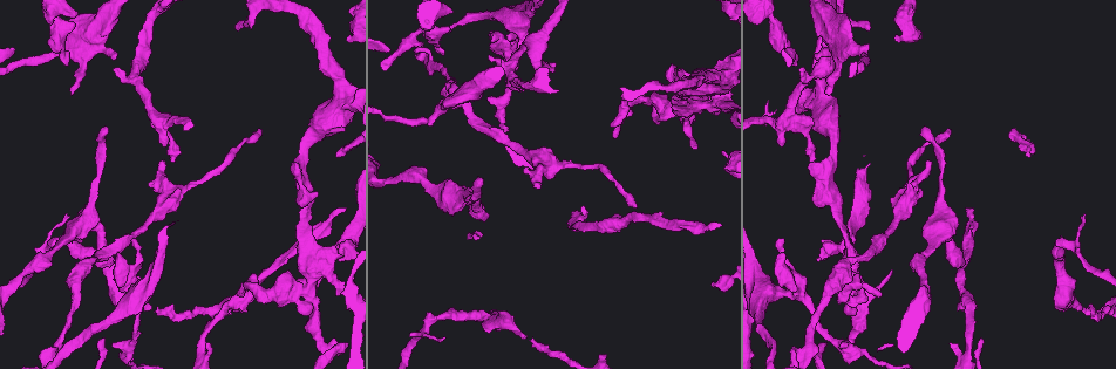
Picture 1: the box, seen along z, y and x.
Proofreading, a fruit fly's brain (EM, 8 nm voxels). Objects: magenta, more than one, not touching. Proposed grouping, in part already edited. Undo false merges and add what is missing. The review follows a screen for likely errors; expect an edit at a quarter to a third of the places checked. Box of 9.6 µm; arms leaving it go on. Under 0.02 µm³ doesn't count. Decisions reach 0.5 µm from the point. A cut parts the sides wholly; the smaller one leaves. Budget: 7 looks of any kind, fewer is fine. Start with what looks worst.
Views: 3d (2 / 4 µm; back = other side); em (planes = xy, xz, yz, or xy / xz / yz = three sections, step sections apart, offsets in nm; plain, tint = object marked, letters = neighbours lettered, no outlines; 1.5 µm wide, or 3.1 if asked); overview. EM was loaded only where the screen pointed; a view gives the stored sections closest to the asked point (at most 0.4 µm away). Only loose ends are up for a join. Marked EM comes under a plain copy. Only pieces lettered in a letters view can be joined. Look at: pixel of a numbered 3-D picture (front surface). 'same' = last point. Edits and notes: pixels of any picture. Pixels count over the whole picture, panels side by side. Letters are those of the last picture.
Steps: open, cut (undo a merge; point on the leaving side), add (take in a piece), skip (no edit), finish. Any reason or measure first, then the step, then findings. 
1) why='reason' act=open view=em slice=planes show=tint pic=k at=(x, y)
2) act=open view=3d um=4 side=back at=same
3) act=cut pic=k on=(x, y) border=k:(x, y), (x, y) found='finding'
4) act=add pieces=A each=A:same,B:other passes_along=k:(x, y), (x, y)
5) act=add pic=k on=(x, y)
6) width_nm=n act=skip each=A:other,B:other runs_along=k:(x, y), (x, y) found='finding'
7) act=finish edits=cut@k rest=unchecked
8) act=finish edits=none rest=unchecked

why='an open end' act=open view=3d um=4 side=back pic=1 at=(442, 106)

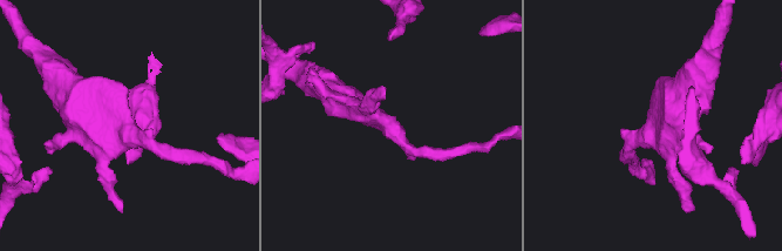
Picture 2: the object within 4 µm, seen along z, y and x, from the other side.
why='shape alone is not enough' act=open view=em slice=planes show=letters pic=2 at=(650, 108)

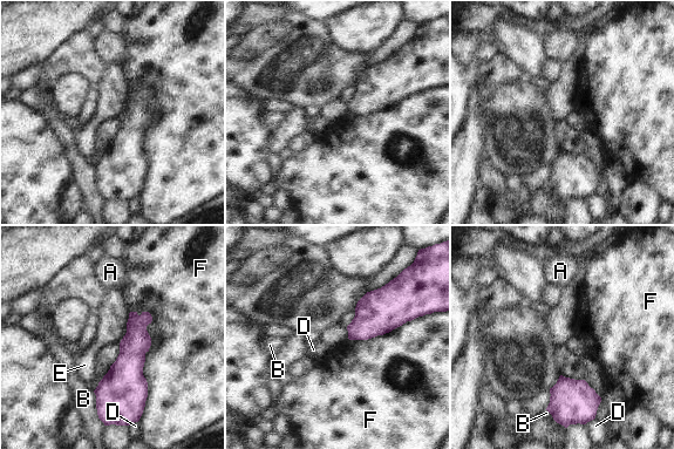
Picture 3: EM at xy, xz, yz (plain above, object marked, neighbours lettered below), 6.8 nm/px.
act=skip each=A:other,B:other,D:other,E:other,F:other border=3:(148, 311), (147, 400), (138, 419) found='none of them fits'

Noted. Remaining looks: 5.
act=open view=3d um=2 pic=1 at=(341, 354)

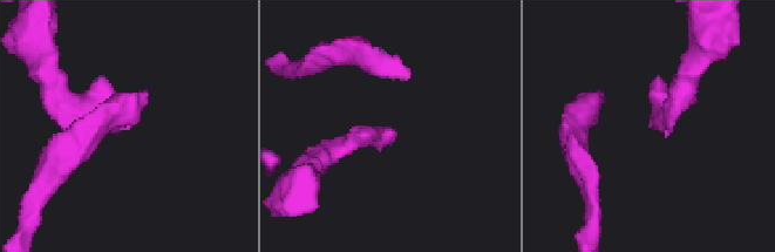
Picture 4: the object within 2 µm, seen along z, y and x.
act=open view=em slice=xz step=4 show=tint pic=4 at=(394, 139)

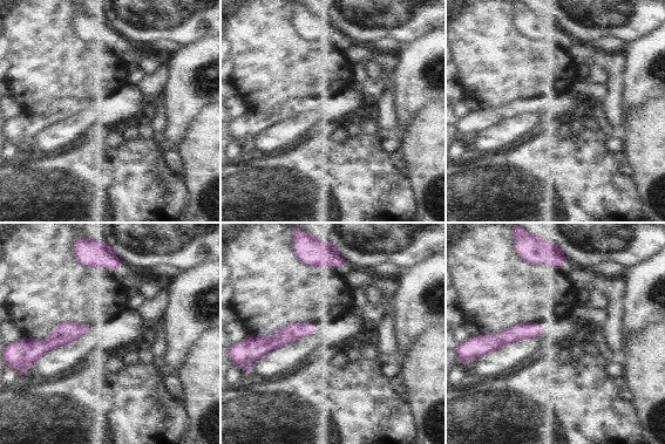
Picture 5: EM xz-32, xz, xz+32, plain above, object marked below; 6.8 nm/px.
act=open view=em slice=xz step=4 show=letters at=same

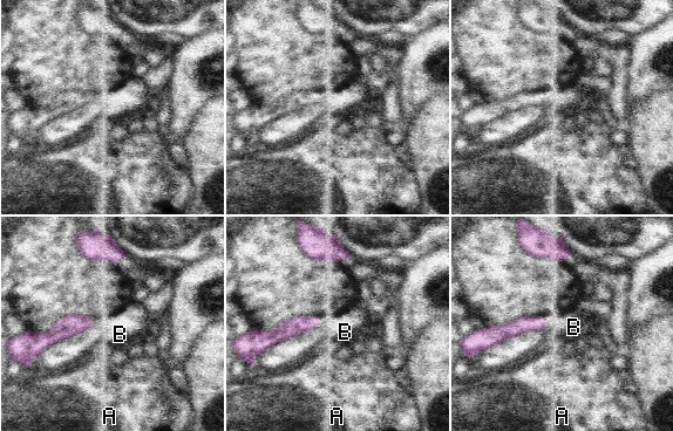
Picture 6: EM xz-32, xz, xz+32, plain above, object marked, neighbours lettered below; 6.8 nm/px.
act=skip each=A:other,B:other found='none of them fits'

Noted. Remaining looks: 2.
why='abrupt turn' act=open view=3d um=4 pic=1 at=(1063, 242)

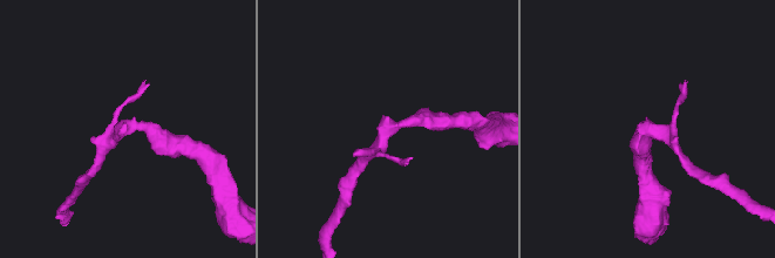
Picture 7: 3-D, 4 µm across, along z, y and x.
why='need the tissue' act=open view=em slice=planes show=letters pic=7 at=(398, 125)

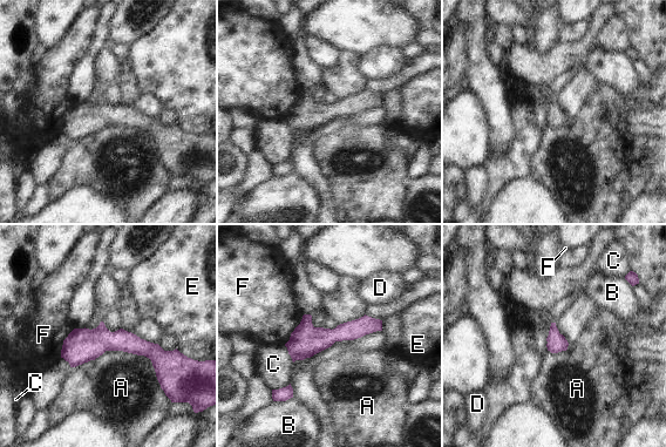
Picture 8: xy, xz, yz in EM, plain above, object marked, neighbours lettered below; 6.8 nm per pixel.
act=skip each=A:other,B:other,C:other,D:other,E:other,F:other runs_along=8:(63, 352), (130, 343), (172, 354) found='one neuron here'

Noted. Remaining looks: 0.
act=finish edits=none rest=unchecked

